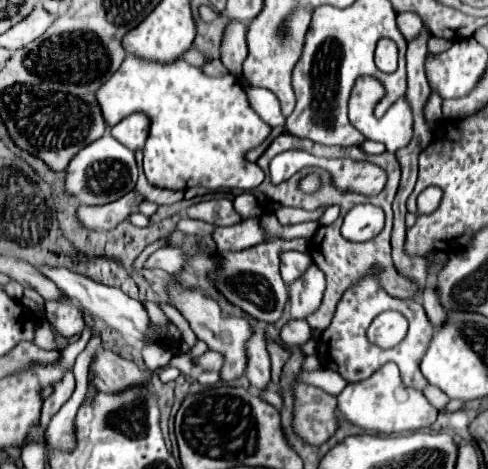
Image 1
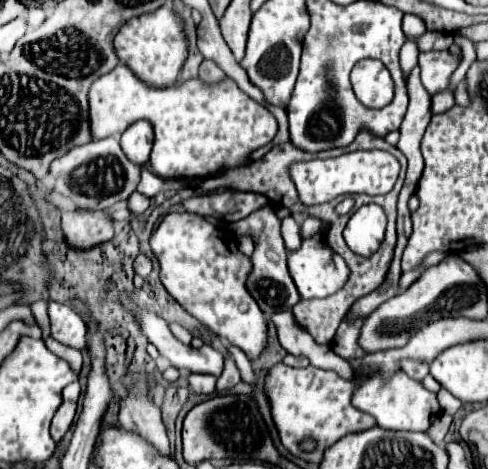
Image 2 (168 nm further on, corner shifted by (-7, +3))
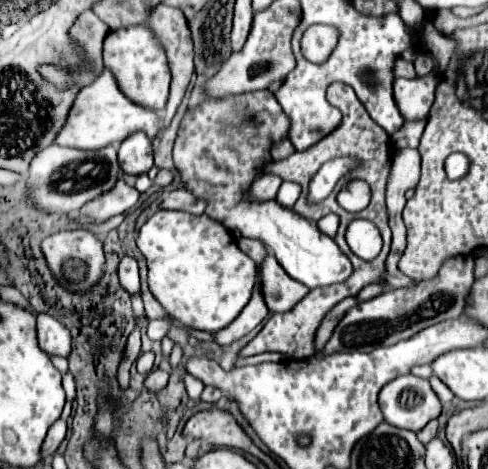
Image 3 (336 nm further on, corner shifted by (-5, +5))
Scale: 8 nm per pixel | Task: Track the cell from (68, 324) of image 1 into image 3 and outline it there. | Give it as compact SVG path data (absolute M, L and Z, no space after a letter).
M37 316L37 340L39 348L47 356L67 356L71 350L71 334L61 322L55 322L53 316Z

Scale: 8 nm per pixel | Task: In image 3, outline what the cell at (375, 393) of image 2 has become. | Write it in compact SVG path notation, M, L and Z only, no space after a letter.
M413 374L391 380L381 390L379 406L385 422L413 432L441 414L441 402L429 382Z

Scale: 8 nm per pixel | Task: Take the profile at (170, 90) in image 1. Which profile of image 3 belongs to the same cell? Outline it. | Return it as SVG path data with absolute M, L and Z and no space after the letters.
M105 70L93 84L79 90L73 100L73 106L67 114L67 120L59 134L55 136L55 144L79 148L79 150L101 150L109 144L121 144L129 134L141 130L149 138L159 134L159 118L151 110L139 108L133 104L115 84L115 78L109 70Z

